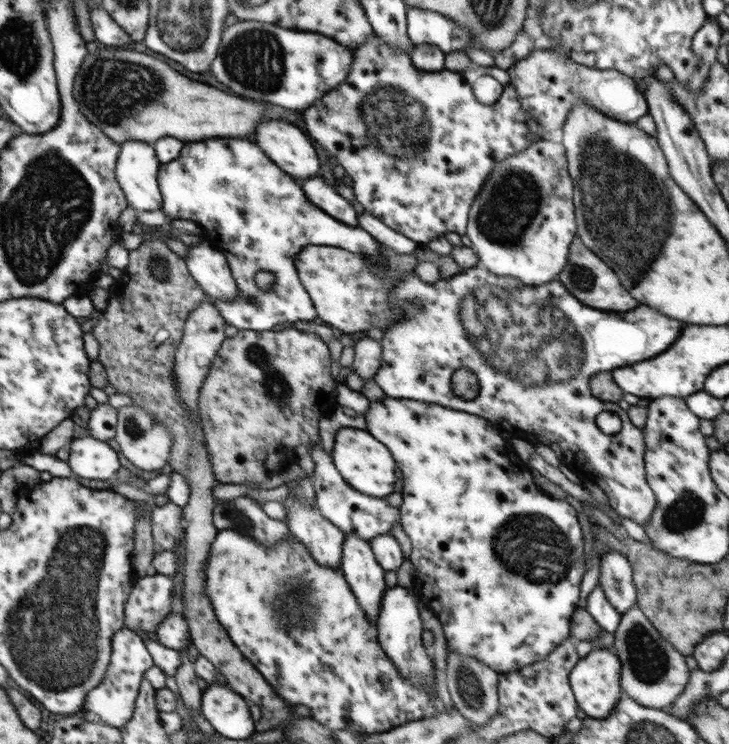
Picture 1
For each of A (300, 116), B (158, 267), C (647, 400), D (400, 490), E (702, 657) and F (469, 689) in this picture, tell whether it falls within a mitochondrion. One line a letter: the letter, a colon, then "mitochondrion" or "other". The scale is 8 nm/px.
A: other
B: mitochondrion
C: other
D: other
E: other
F: mitochondrion

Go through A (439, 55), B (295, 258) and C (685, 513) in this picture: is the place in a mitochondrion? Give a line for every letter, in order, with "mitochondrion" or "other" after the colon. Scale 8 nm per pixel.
A: other
B: other
C: mitochondrion

